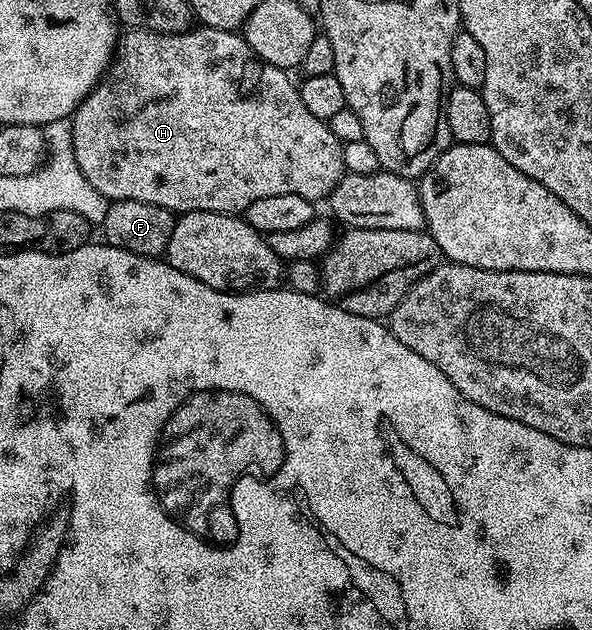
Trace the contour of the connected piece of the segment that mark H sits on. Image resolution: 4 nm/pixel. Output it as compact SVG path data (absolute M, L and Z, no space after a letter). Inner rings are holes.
M190 27L183 33L156 33L155 31L147 31L146 29L130 29L120 34L117 48L113 54L113 60L109 63L109 68L105 70L105 76L97 82L96 89L93 89L81 101L79 108L73 112L73 154L75 155L75 163L79 163L79 171L83 171L83 175L87 179L87 183L91 183L91 187L95 187L95 191L99 191L110 202L114 201L138 201L139 203L155 203L159 207L171 210L174 215L182 213L194 213L195 211L207 211L208 213L232 213L234 215L244 214L247 207L251 207L251 203L255 203L258 199L267 199L267 195L299 195L303 199L314 203L324 202L332 193L333 188L341 182L347 170L343 163L343 151L341 150L343 142L330 131L328 124L319 119L315 119L315 115L311 115L311 111L307 111L307 106L301 98L300 88L295 84L286 70L275 67L271 63L262 61L260 57L255 55L255 51L251 51L251 47L245 42L244 36L240 32L230 31L227 29L207 29L204 27Z

